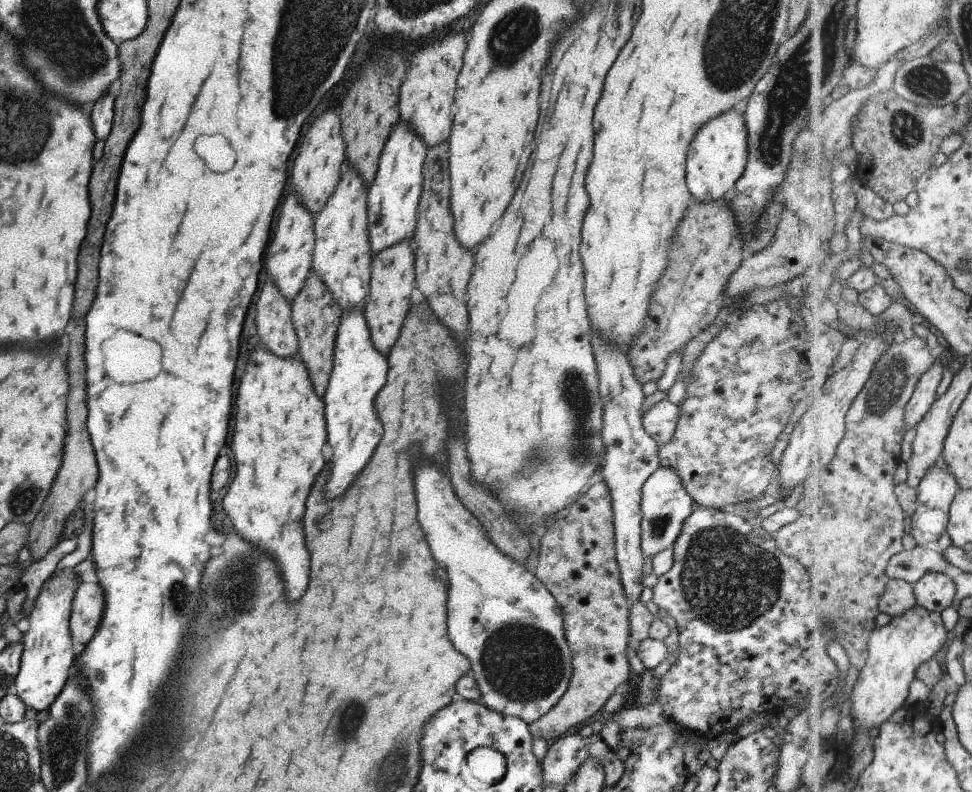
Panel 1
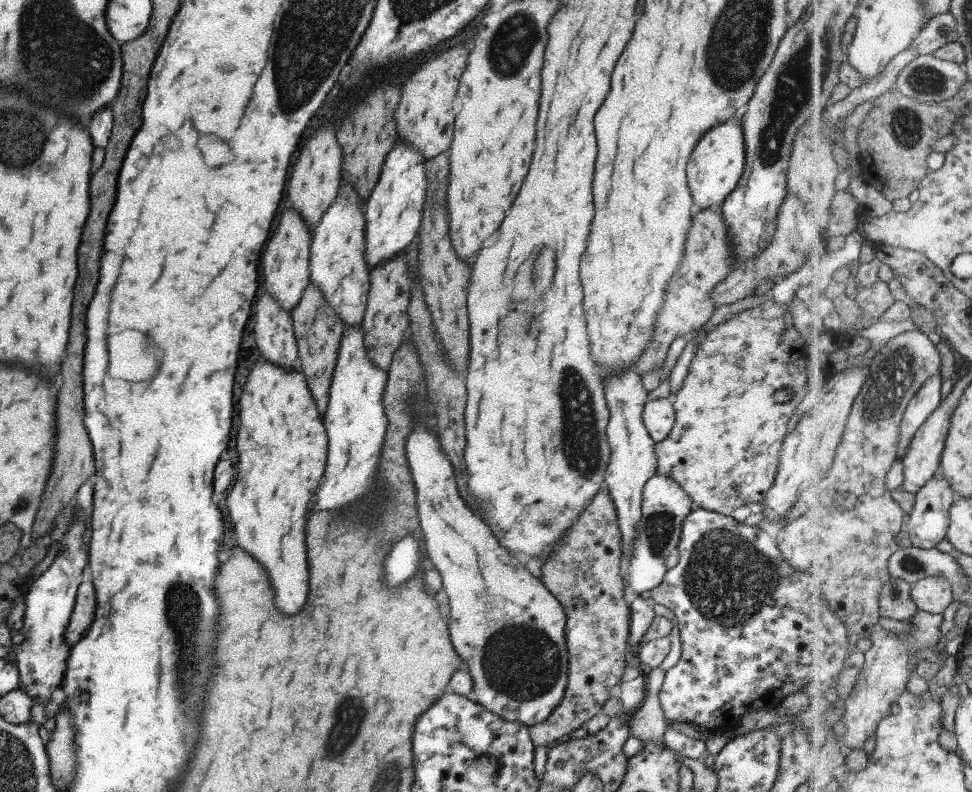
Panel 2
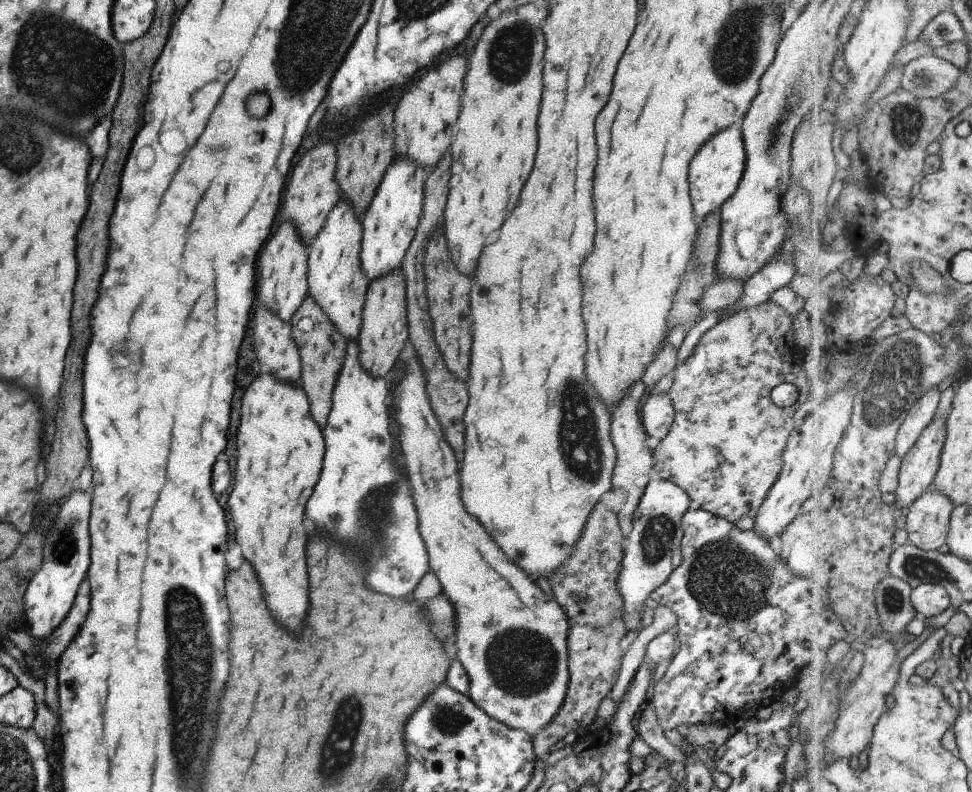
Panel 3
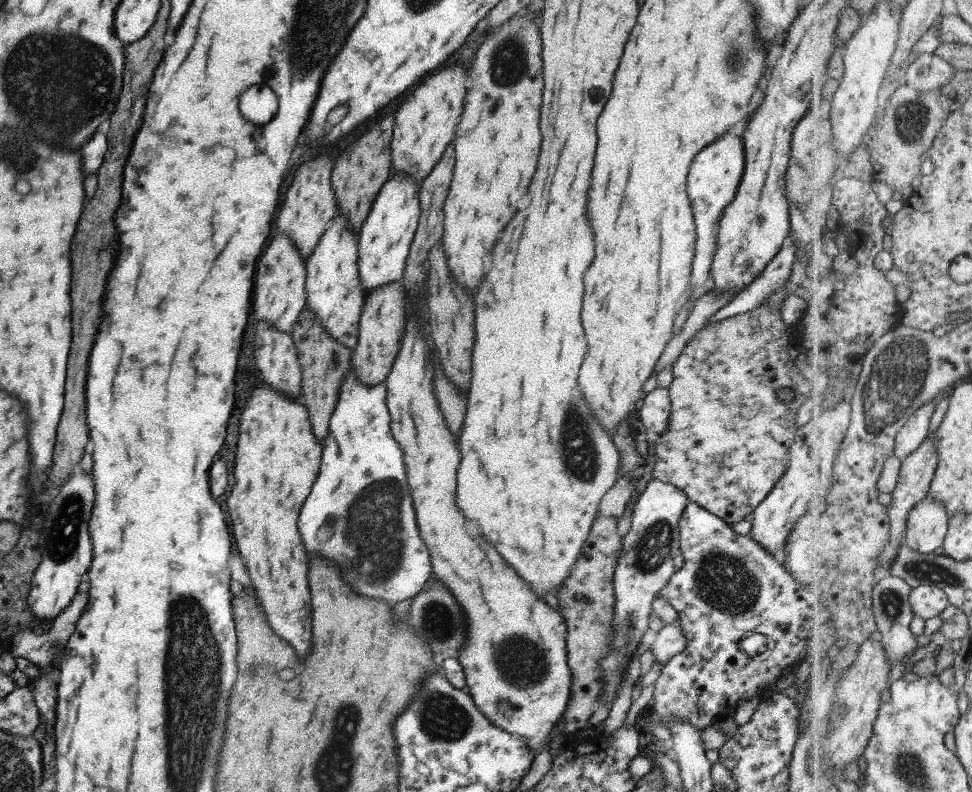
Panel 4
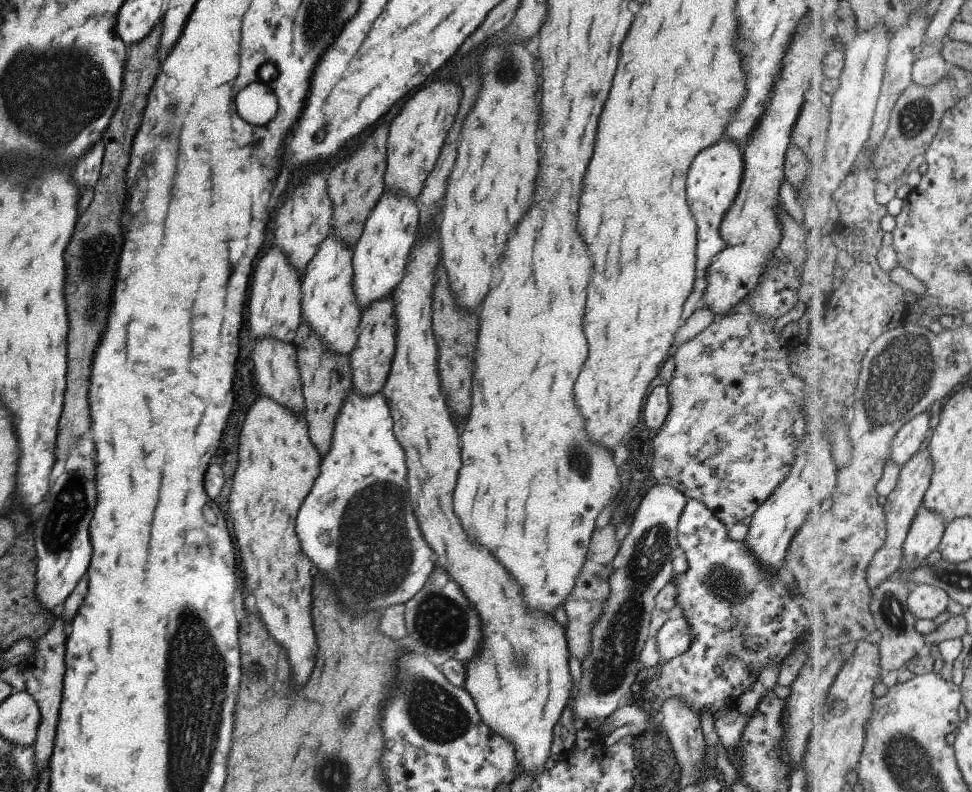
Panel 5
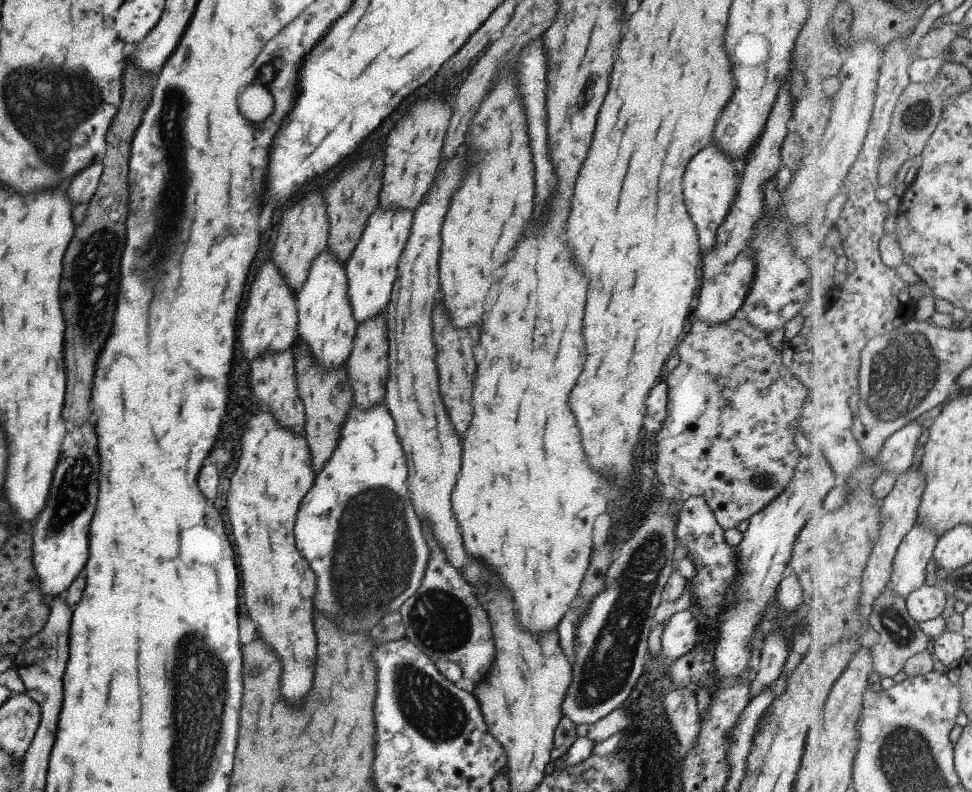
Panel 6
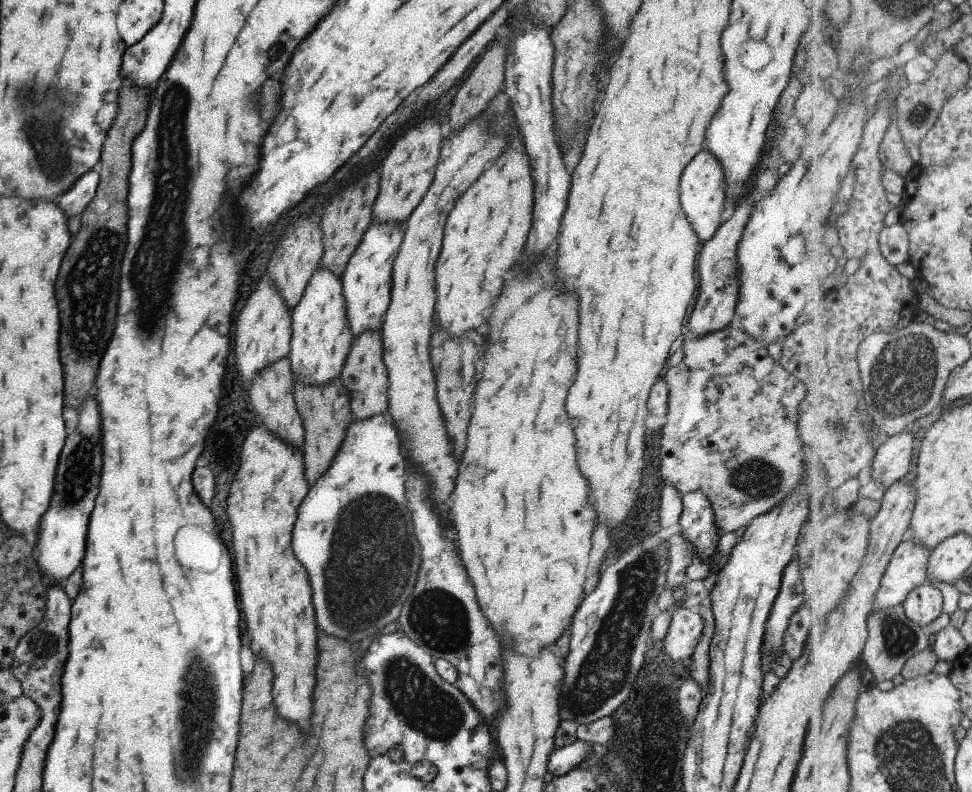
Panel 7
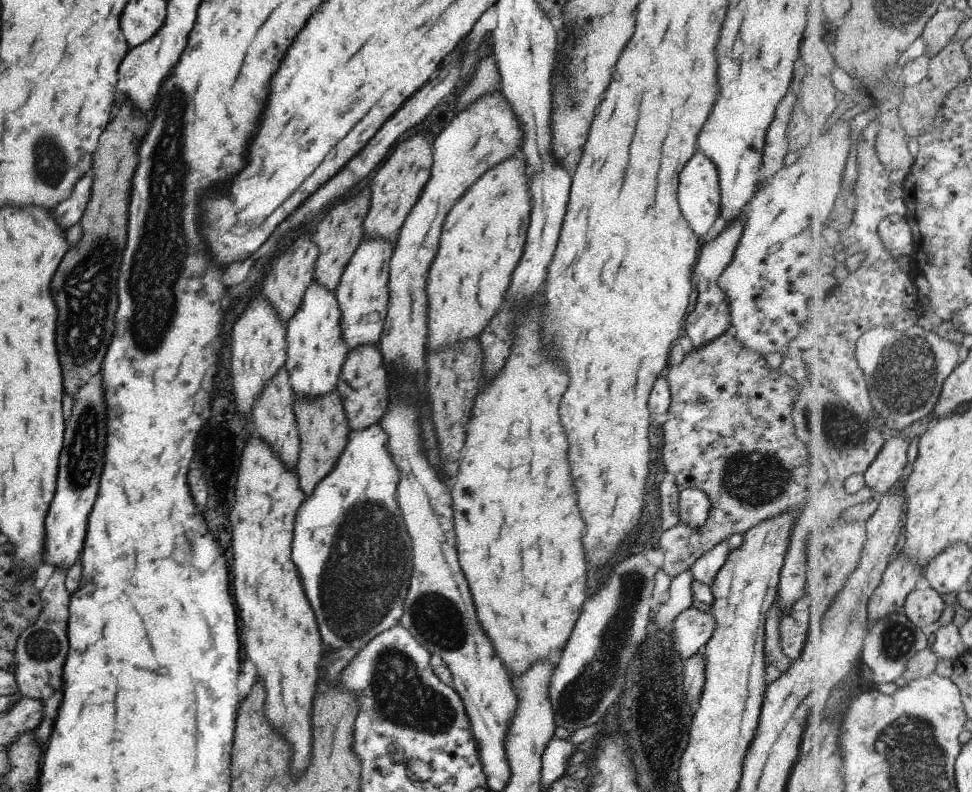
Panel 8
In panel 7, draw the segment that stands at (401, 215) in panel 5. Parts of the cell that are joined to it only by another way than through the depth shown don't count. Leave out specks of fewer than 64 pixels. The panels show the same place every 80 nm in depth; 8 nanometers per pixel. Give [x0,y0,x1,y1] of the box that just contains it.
[340,221,403,338]

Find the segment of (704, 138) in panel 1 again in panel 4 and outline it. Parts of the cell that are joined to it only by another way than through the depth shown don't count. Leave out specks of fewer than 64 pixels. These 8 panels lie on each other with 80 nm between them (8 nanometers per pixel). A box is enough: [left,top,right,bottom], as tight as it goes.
[673,134,745,334]

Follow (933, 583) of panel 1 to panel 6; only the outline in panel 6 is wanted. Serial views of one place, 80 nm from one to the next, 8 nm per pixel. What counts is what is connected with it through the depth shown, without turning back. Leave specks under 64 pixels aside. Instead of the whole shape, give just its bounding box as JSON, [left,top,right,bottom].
[906,584,947,622]

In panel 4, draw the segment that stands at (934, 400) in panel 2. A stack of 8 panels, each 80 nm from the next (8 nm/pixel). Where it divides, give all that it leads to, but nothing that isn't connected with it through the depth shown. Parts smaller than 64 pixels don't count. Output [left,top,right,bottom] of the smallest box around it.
[895,402,935,462]

